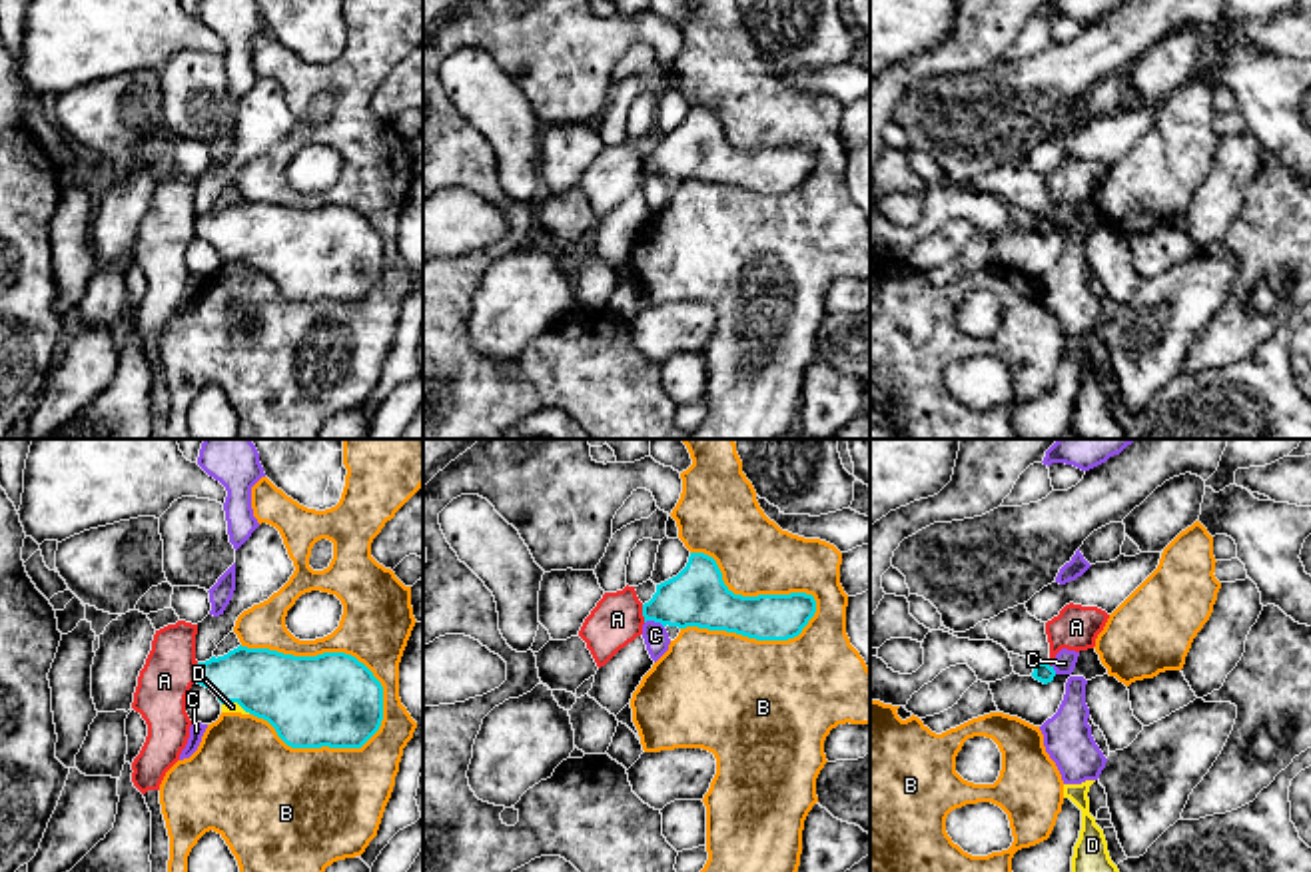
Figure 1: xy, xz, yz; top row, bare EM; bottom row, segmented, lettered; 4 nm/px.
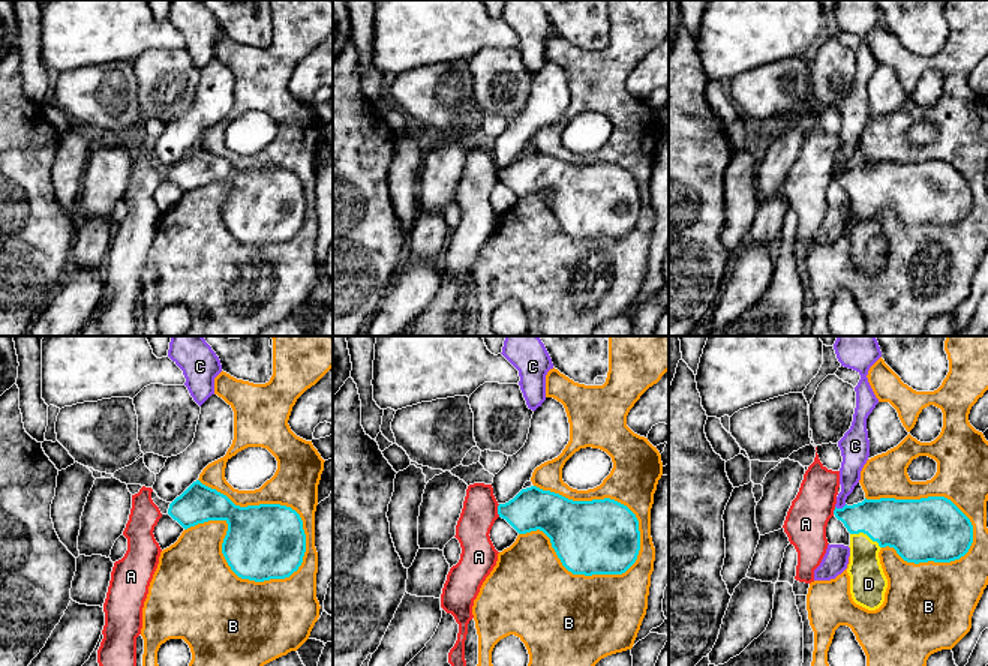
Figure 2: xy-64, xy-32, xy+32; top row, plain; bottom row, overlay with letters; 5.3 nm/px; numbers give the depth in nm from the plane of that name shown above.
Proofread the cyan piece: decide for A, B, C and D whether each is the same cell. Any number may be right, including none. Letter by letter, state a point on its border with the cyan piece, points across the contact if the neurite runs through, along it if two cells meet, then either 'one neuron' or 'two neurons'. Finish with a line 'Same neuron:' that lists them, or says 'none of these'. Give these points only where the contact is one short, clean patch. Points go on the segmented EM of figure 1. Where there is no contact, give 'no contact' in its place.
A: contact xy (196, 673); border xy (198, 663), (194, 681); two neurons
B: contact xy (334, 653); two neurons
C: contact xz (655, 621); border xz (645, 621), (657, 621), (663, 627); two neurons
D: contact xy (236, 701); way xy (298, 695), (236, 701), (232, 707); one neuron
Same neuron: D

